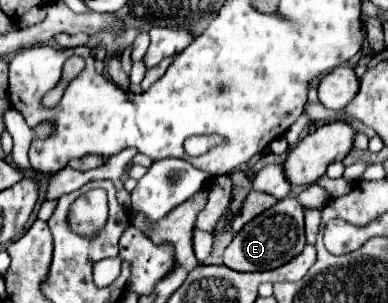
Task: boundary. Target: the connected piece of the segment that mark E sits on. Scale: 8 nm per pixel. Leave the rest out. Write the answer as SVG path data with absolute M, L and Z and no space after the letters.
M282 198L272 208L252 218L234 236L234 240L224 250L224 264L238 272L272 270L292 260L296 254L302 252L302 248L304 248L304 208L296 198Z

